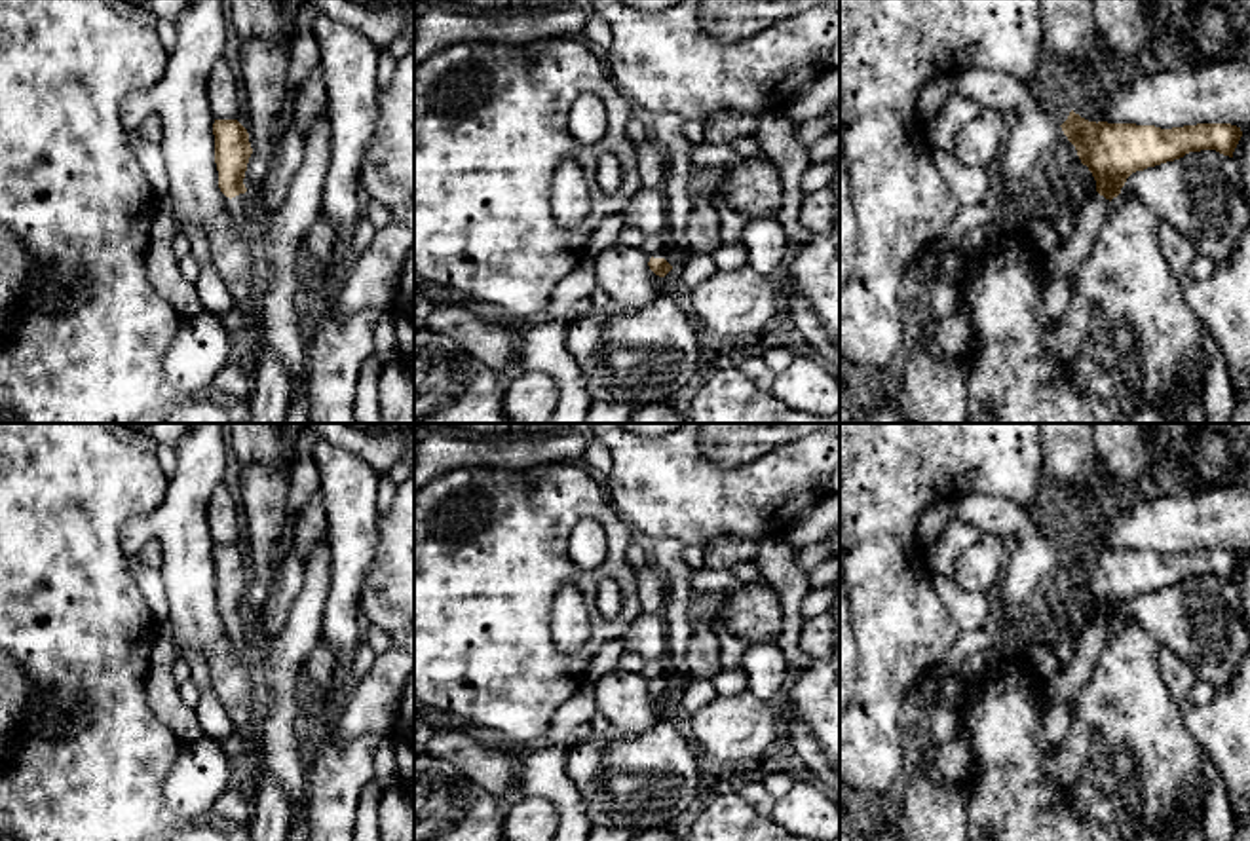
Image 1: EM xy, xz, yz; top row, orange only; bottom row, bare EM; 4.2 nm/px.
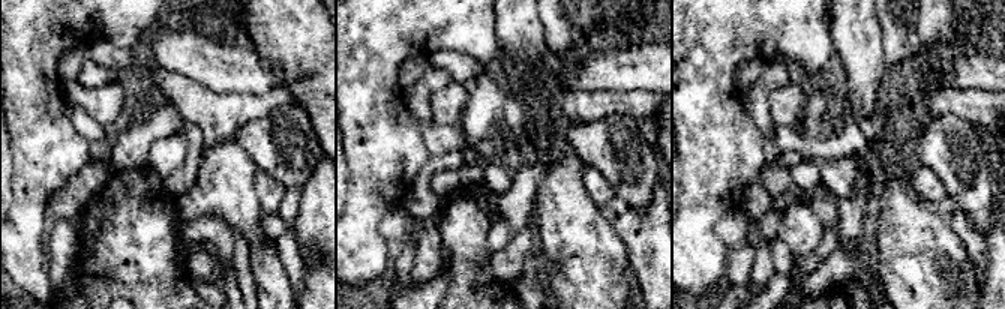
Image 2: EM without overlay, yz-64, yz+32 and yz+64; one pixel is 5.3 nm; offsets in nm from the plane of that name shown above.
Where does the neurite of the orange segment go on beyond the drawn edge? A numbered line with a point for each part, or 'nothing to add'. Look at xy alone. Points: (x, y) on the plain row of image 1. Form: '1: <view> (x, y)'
1: xy (242, 633)

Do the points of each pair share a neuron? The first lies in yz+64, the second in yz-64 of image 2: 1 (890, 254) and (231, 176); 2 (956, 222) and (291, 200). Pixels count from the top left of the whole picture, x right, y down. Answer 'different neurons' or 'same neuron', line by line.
1: same neuron
2: different neurons

